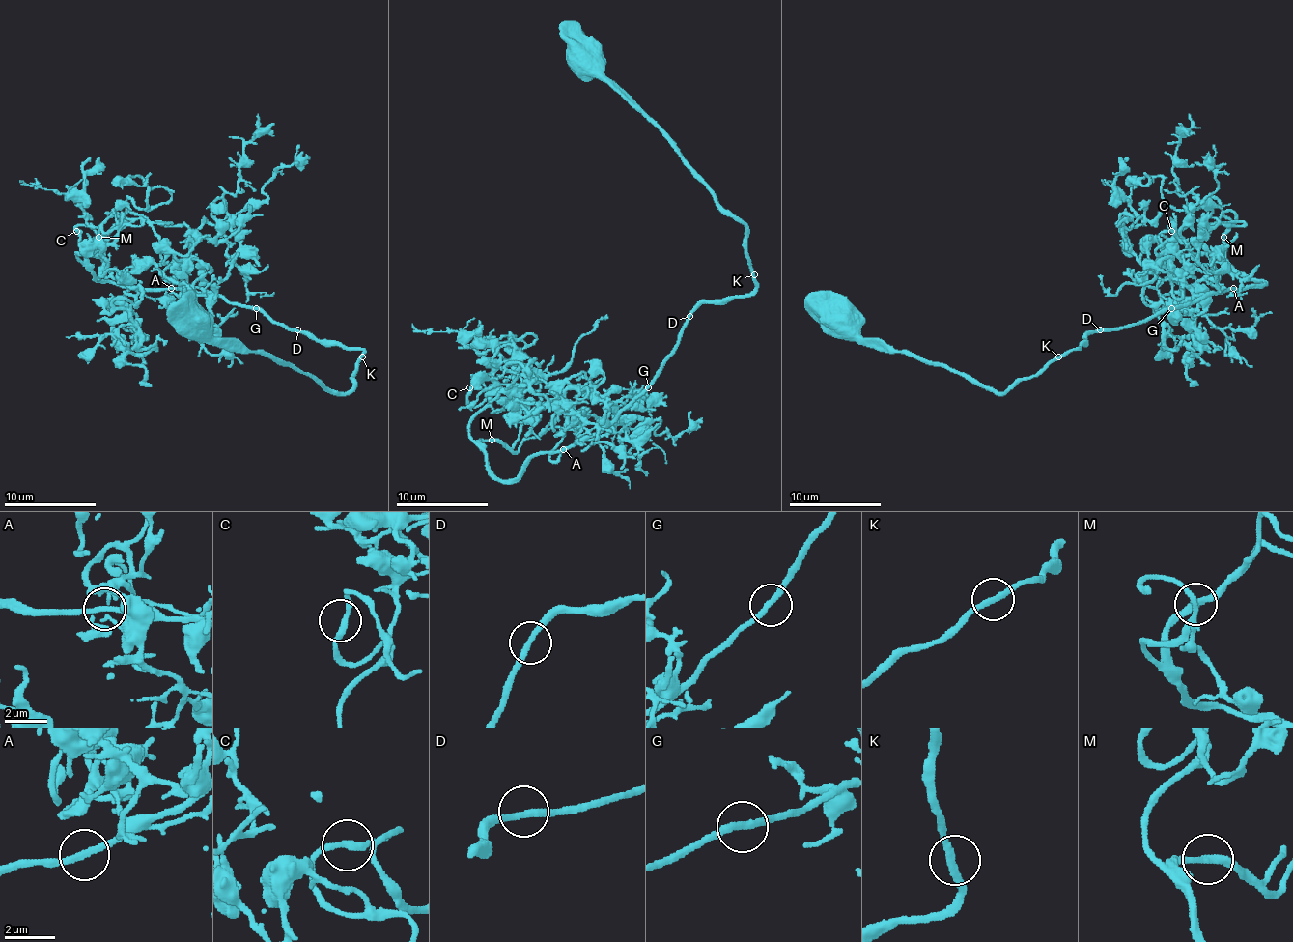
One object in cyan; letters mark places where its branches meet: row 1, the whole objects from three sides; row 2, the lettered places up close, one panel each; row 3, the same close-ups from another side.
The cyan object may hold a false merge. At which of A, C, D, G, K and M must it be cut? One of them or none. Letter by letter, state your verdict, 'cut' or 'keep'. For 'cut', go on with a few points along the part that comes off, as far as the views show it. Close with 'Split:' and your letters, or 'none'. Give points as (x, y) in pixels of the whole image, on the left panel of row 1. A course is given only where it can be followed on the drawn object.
A: keep
C: keep
D: keep
G: keep
K: keep
M: keep
Split: none

